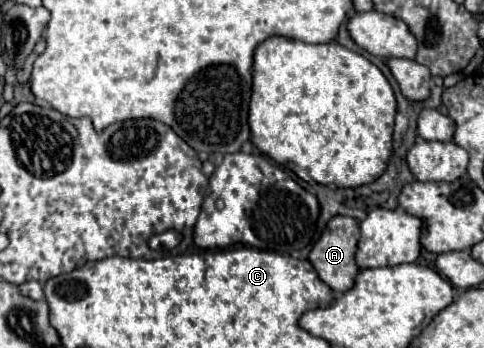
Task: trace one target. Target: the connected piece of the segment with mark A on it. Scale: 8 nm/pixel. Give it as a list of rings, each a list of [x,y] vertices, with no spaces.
[[[335,215],[327,227],[323,229],[319,241],[313,245],[311,253],[309,253],[309,261],[315,267],[319,279],[329,285],[335,293],[345,293],[347,289],[353,287],[353,279],[359,271],[357,263],[355,263],[355,249],[357,249],[357,241],[359,241],[359,225],[353,217],[343,217],[343,215]]]

